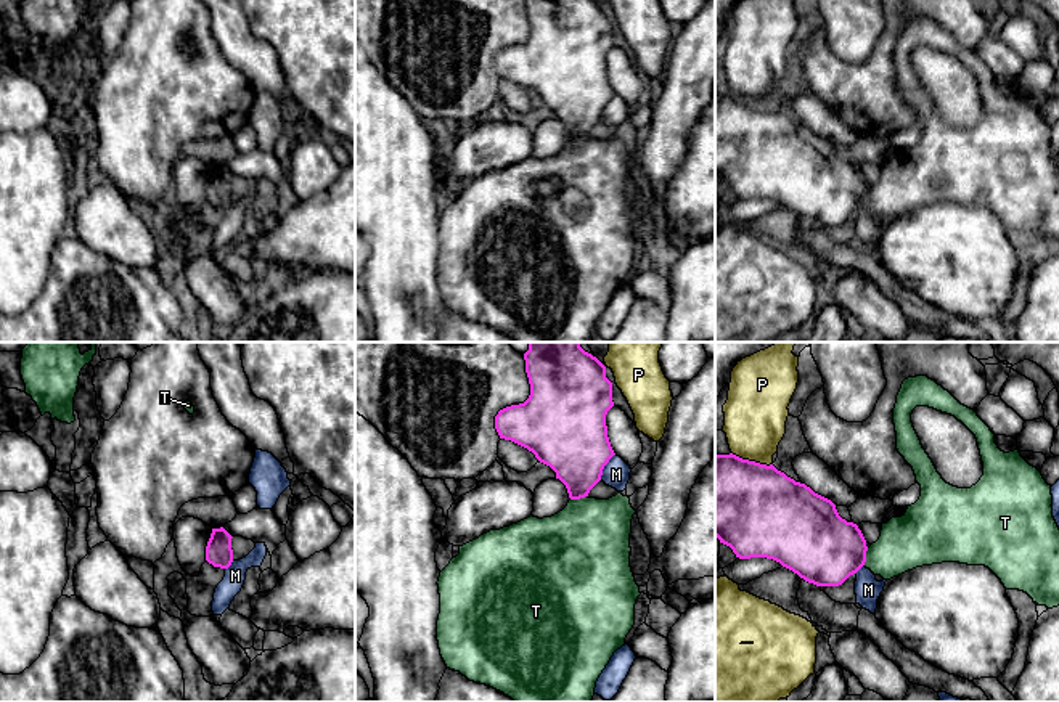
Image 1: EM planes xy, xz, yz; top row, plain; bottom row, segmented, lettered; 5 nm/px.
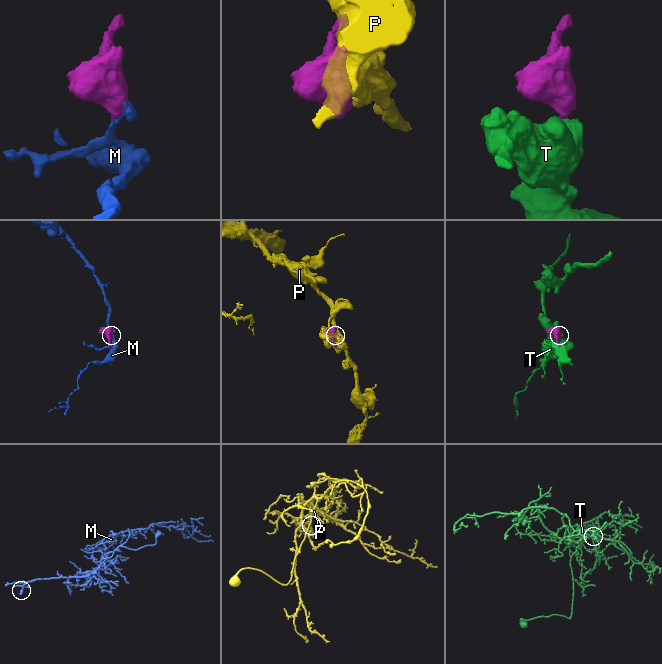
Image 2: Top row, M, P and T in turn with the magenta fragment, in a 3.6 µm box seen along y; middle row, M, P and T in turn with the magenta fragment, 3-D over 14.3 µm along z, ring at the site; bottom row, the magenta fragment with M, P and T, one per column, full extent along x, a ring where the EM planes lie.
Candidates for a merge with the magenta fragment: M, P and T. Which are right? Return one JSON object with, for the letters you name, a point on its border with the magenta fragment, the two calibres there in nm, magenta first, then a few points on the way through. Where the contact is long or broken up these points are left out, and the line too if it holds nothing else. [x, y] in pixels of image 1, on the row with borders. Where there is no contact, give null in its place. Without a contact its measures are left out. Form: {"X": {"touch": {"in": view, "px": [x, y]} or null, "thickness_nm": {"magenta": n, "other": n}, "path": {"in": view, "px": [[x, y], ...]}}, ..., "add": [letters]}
{"T": {"touch": {"in": "xz", "px": [579, 498]}, "thickness_nm": {"magenta": 320, "other": 440}, "path": {"in": "xz", "px": [[577, 448], [579, 498], [584, 518], [584, 548]]}}, "add": ["T"]}

